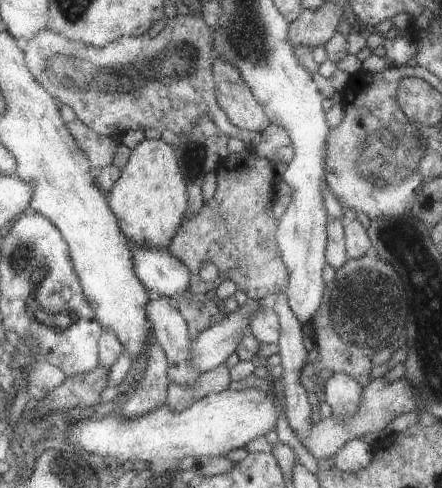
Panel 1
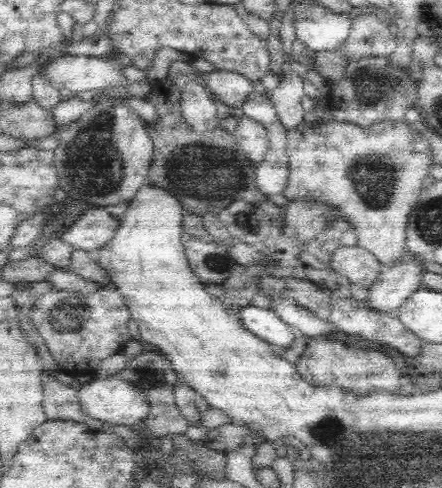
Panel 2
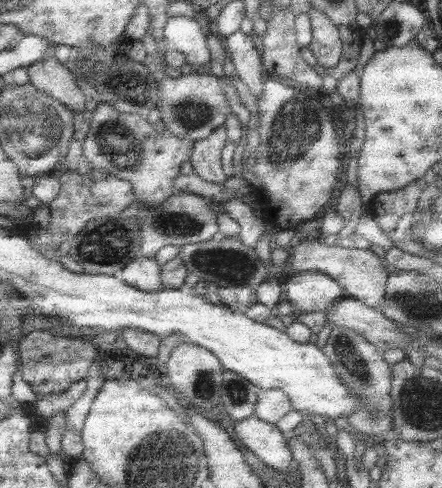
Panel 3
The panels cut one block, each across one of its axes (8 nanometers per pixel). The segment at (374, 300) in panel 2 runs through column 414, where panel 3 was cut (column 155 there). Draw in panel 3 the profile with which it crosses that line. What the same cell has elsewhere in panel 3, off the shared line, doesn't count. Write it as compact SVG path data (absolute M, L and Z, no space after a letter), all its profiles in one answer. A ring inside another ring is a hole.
M135 258L135 260L129 260L123 268L121 268L121 278L123 278L123 284L139 290L139 292L159 292L159 290L165 290L161 288L161 282L159 282L159 268L155 258Z

